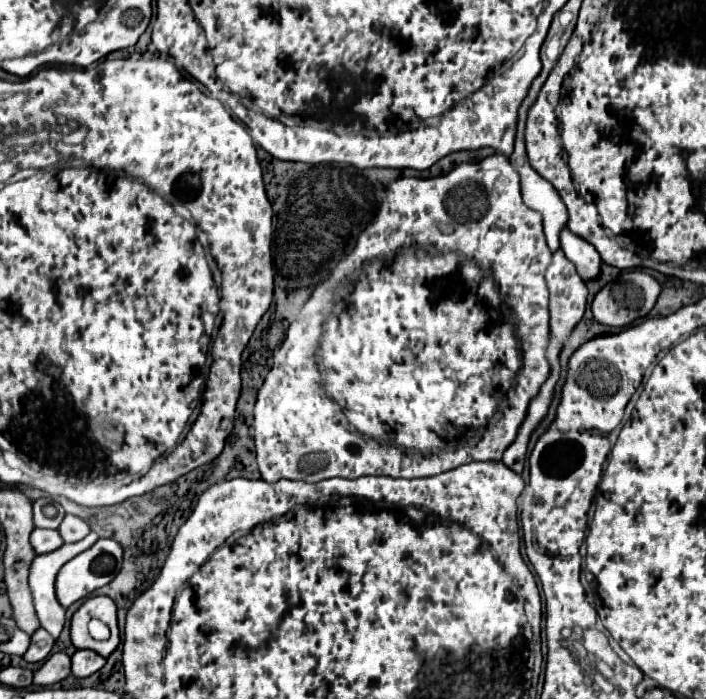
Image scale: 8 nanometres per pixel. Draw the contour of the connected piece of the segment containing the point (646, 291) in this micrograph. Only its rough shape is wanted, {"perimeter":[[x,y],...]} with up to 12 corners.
{"perimeter":[[627,271],[593,299],[595,319],[625,327],[655,307],[661,285]]}

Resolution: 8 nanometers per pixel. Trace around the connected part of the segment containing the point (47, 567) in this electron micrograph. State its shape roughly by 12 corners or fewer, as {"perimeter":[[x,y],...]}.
{"perimeter":[[89,533],[65,543],[31,565],[29,585],[41,627],[55,639],[67,609],[55,595],[59,567],[87,551],[99,539]]}

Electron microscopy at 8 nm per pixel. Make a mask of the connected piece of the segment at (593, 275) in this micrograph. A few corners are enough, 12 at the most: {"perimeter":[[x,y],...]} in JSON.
{"perimeter":[[567,227],[561,249],[583,281],[597,279],[603,261],[595,247]]}

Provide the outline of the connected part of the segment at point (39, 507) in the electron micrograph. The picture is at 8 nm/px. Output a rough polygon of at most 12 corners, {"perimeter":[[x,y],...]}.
{"perimeter":[[49,497],[37,499],[33,503],[33,521],[35,527],[57,529],[65,509],[59,503],[55,519],[45,517],[43,507],[51,505]]}

